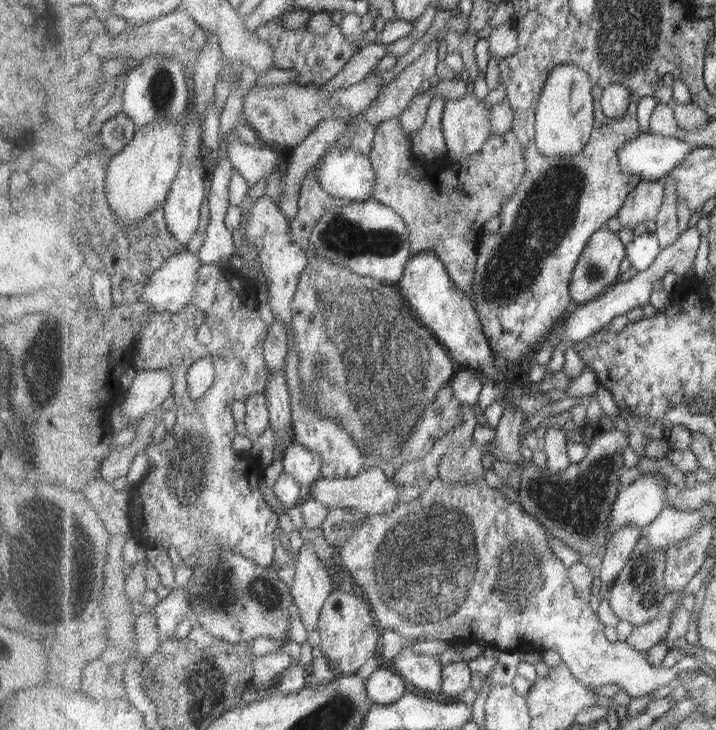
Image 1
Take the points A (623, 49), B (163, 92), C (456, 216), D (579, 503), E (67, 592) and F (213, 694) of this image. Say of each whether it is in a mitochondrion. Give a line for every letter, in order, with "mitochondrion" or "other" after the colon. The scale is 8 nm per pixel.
A: mitochondrion
B: mitochondrion
C: other
D: mitochondrion
E: mitochondrion
F: mitochondrion

